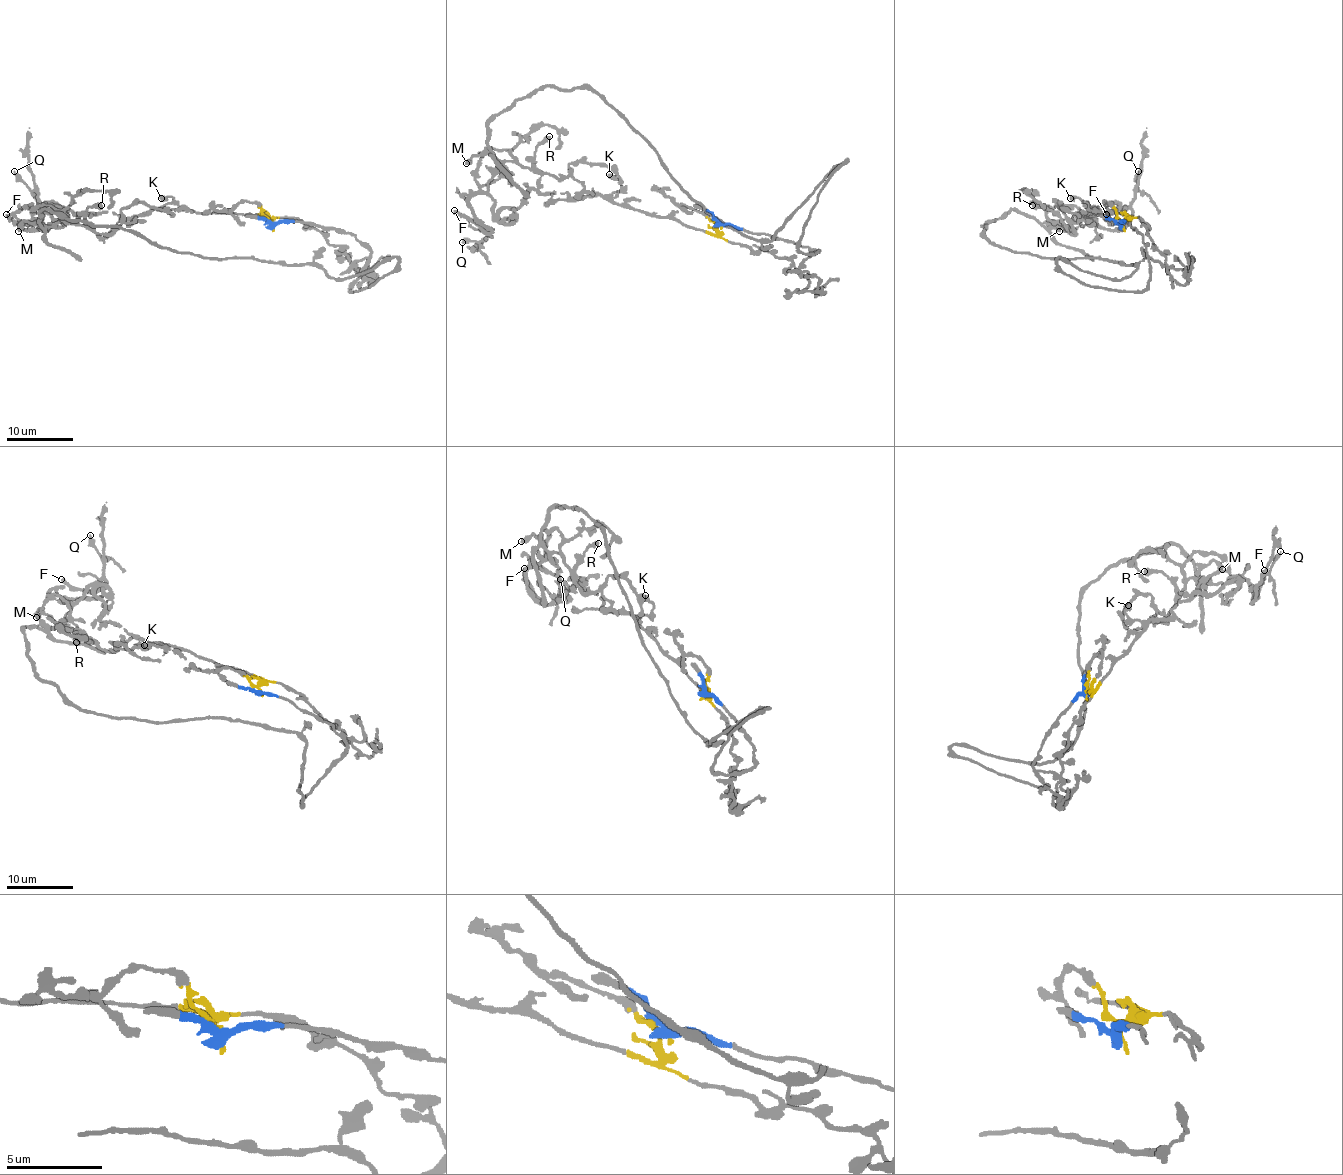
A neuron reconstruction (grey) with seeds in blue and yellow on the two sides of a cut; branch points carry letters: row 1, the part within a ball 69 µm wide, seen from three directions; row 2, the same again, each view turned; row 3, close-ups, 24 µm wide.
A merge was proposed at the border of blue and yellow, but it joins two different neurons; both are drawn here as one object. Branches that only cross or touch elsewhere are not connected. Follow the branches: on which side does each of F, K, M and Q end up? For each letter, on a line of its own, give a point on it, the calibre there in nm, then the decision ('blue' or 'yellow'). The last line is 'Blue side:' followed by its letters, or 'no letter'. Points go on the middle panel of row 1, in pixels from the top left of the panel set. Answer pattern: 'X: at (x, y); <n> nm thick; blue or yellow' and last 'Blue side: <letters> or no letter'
F: at (454, 210); 320 nm thick; yellow
K: at (609, 174); 460 nm thick; yellow
M: at (466, 163); 480 nm thick; blue
Q: at (462, 242); 280 nm thick; yellow
Blue side: M

